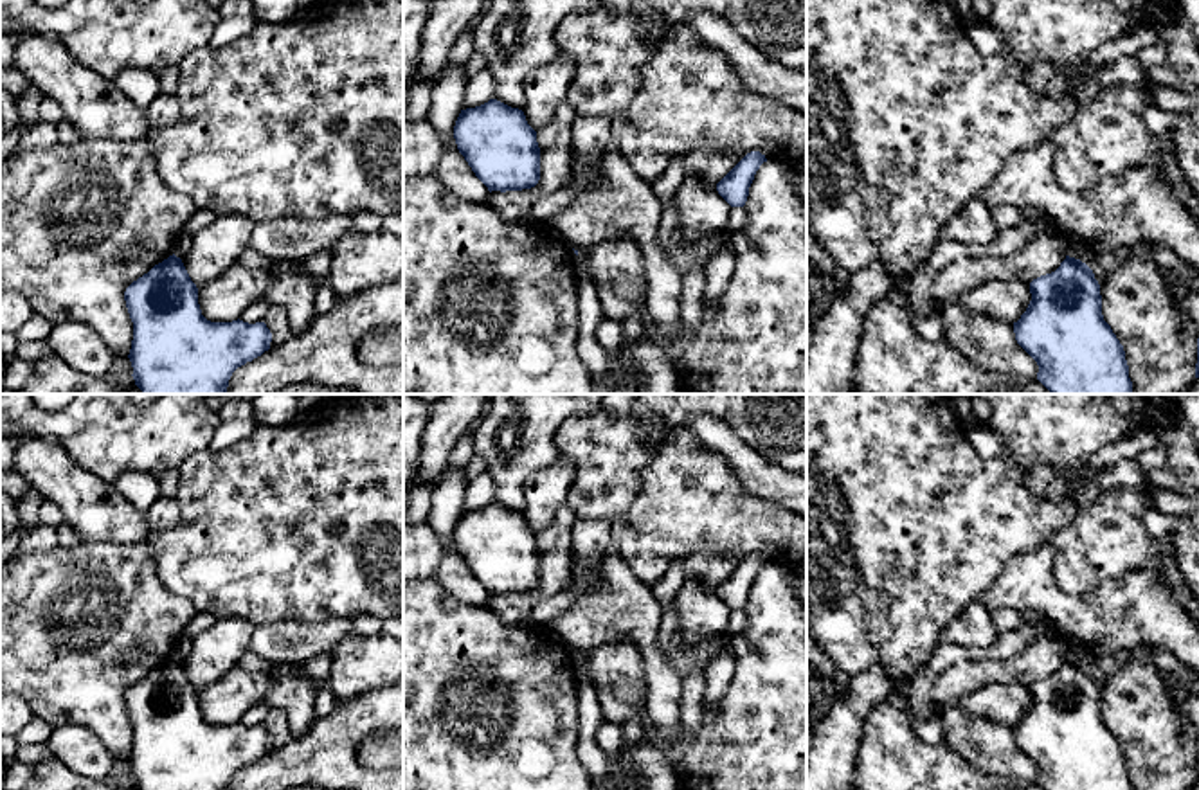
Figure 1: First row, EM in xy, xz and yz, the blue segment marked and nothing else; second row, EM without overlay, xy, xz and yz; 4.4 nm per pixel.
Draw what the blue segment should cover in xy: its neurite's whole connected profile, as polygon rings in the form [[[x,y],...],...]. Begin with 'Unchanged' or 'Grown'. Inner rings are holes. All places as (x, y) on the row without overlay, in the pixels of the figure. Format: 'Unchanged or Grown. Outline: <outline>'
Unchanged. Outline: [[[175,657],[133,684],[124,695],[133,725],[130,765],[137,790],[229,790],[232,776],[270,752],[265,725],[211,725],[202,718],[198,691]]]

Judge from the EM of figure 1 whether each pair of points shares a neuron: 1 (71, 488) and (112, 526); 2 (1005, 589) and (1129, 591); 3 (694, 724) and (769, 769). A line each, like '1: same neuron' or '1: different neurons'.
1: same neuron
2: same neuron
3: different neurons

